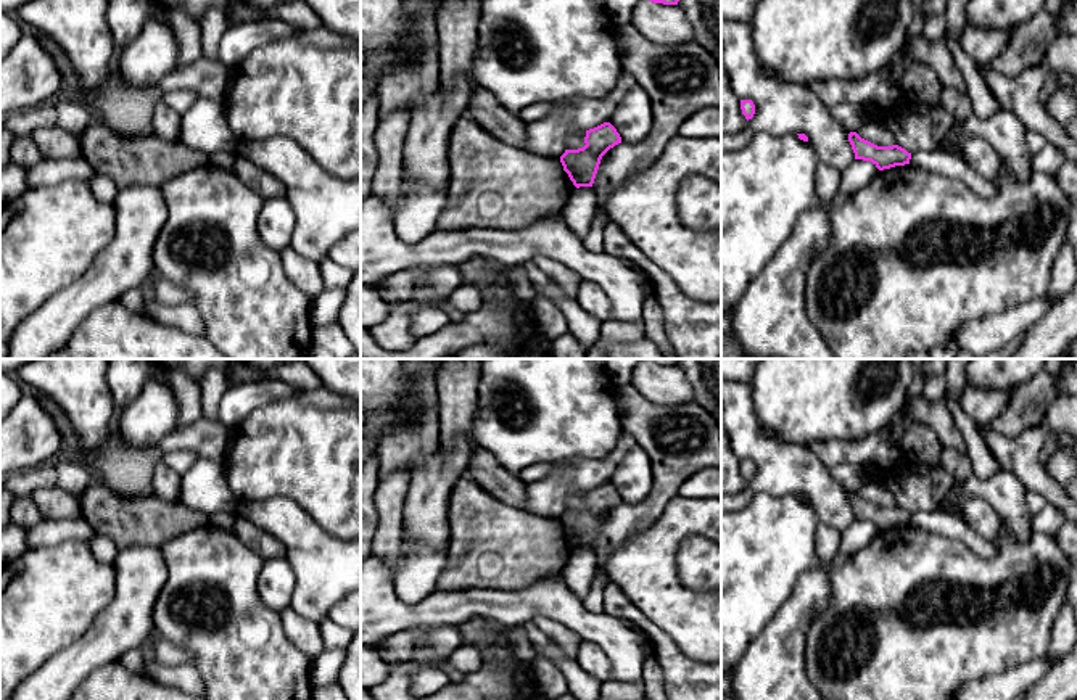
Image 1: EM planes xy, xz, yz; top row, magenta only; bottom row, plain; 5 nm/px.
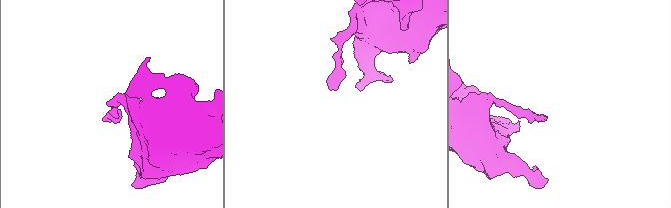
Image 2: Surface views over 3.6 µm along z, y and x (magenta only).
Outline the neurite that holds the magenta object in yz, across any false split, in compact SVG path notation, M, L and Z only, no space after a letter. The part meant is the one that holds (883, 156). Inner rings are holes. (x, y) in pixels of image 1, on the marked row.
M856 132L848 134L848 142L855 153L855 159L871 161L879 171L890 169L895 166L910 164L911 153L898 145L877 146Z

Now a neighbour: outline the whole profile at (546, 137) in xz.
M623 71L615 89L605 97L580 97L575 103L560 105L547 117L528 122L525 151L549 159L560 159L567 150L567 137L572 130L589 130L610 122L626 93L636 85L634 77Z

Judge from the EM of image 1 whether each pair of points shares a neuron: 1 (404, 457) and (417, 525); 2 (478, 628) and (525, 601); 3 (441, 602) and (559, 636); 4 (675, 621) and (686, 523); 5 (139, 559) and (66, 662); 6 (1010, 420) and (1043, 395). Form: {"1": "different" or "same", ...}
{"1": "same", "2": "different", "3": "different", "4": "same", "5": "same", "6": "same"}

